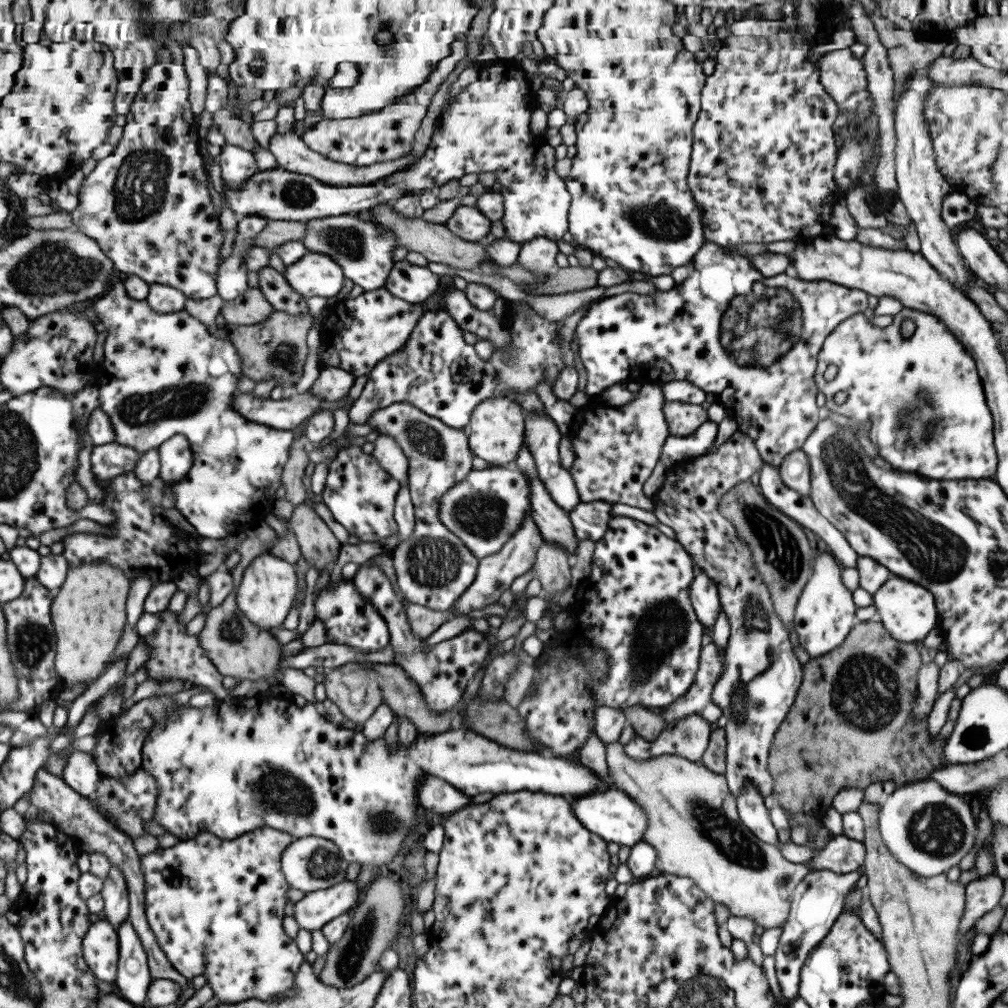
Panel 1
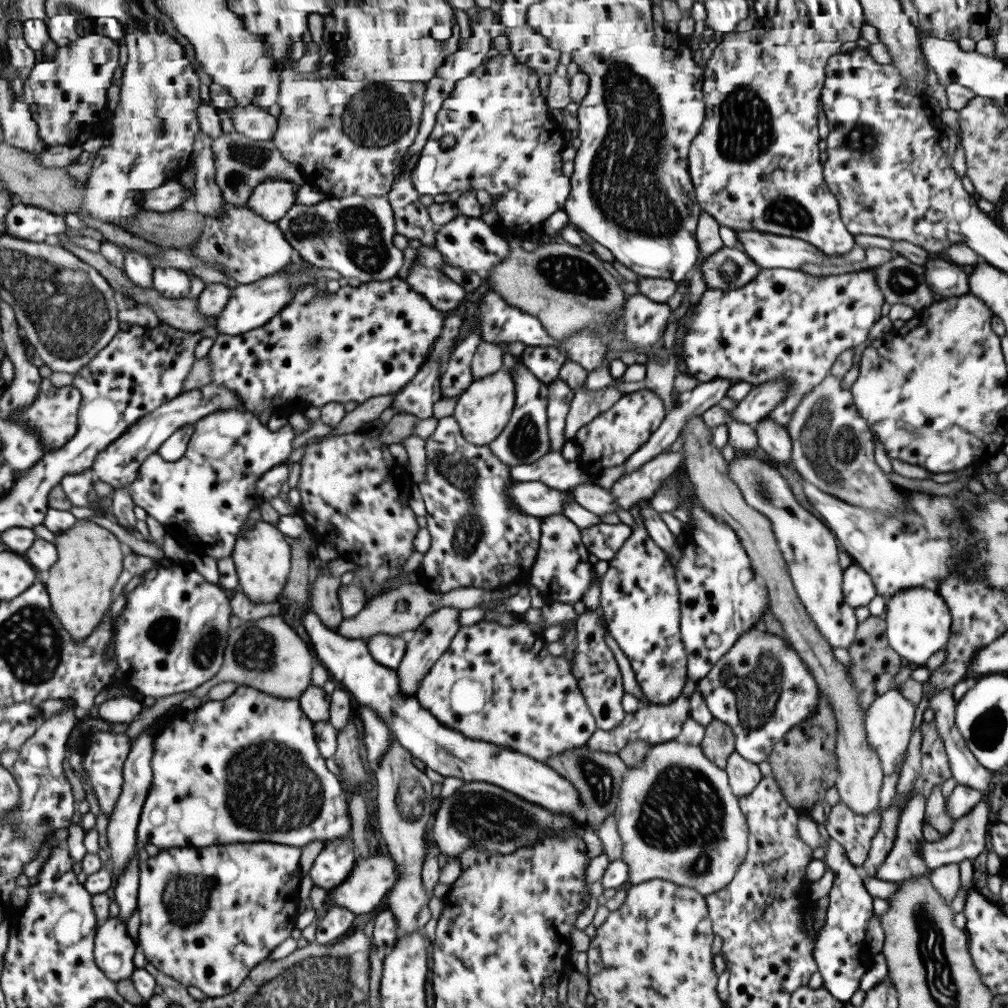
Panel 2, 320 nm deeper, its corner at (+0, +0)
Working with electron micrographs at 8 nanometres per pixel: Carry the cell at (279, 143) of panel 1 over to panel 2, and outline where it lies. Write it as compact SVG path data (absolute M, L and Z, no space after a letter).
M235 105L229 110L231 110L229 119L235 133L250 140L273 140L277 132L277 122L266 110L252 105L245 107Z

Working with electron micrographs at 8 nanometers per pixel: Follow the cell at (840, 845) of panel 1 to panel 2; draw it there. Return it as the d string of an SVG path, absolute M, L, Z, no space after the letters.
M984 795L984 797L981 798L971 810L968 810L963 816L961 816L961 818L957 818L952 824L952 830L945 836L941 836L940 839L935 842L927 842L925 840L920 842L923 866L932 871L945 864L958 864L963 860L974 860L978 863L987 850L985 824L988 822L988 814L990 812L987 795Z

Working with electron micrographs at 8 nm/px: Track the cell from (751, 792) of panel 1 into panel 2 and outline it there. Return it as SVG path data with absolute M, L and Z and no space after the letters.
M735 751L727 757L724 771L728 778L730 791L736 797L749 794L762 777L754 762L745 760Z

